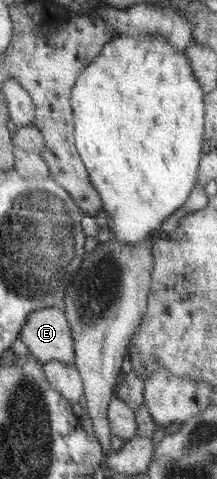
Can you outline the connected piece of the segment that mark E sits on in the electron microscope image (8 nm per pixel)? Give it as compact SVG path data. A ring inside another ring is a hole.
M50 306L33 312L22 327L20 337L32 356L42 364L58 361L75 365L74 339L64 306Z

